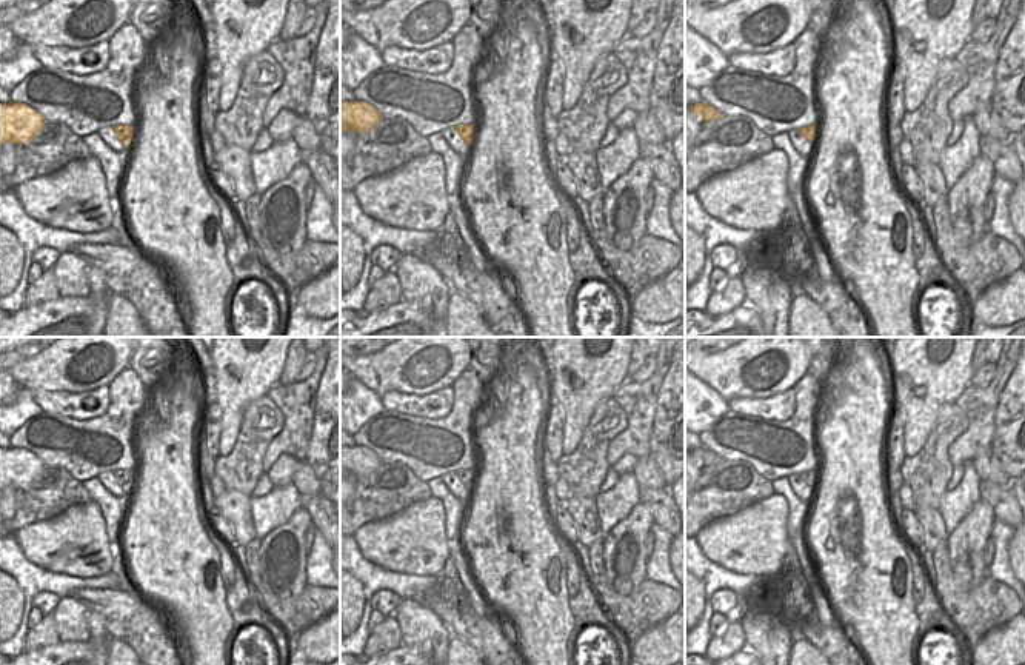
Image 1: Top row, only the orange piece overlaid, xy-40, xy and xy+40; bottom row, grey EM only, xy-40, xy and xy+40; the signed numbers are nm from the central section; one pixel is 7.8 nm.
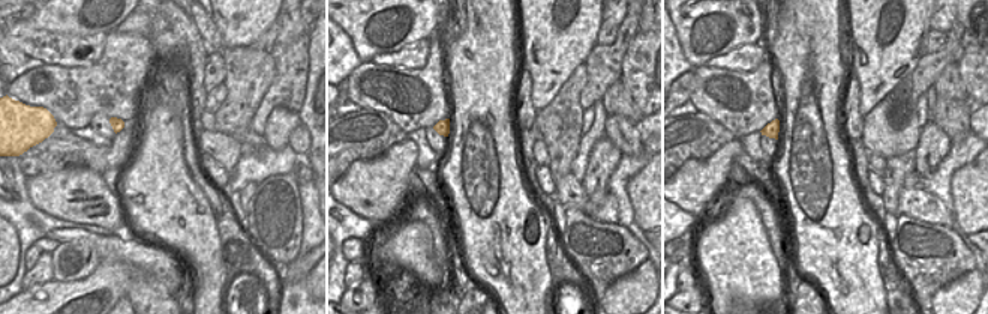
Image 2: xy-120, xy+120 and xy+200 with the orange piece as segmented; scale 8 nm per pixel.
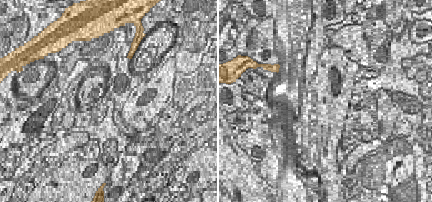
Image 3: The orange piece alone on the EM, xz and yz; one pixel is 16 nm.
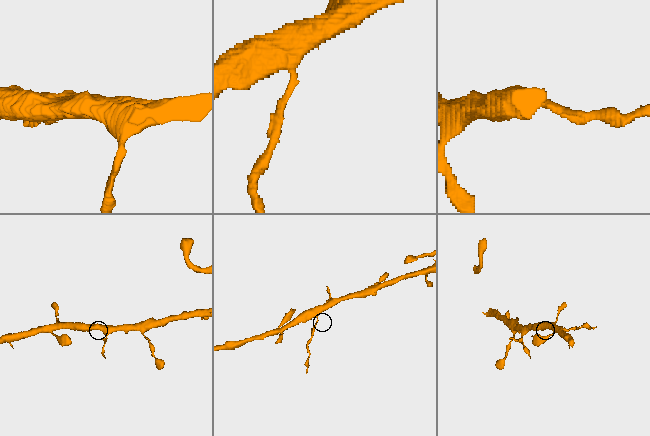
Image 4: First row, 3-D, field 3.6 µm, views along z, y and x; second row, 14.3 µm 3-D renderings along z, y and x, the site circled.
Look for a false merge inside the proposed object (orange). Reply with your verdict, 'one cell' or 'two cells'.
two cells

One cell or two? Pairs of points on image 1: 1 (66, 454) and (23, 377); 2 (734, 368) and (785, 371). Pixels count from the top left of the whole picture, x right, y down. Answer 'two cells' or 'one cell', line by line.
1: two cells
2: one cell

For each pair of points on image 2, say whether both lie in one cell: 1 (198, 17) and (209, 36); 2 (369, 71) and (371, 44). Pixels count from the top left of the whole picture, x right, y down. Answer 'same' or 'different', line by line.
1: same
2: different

